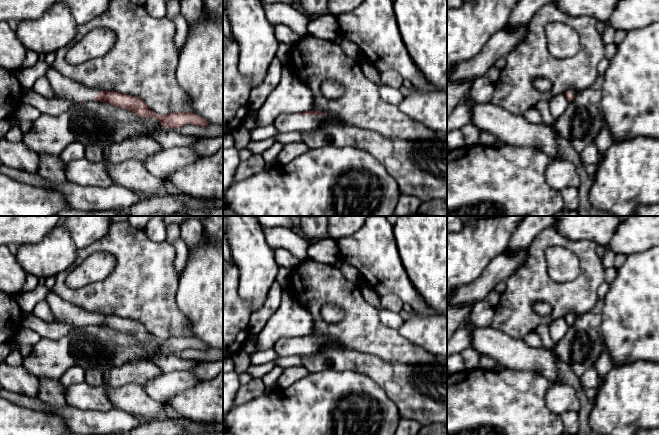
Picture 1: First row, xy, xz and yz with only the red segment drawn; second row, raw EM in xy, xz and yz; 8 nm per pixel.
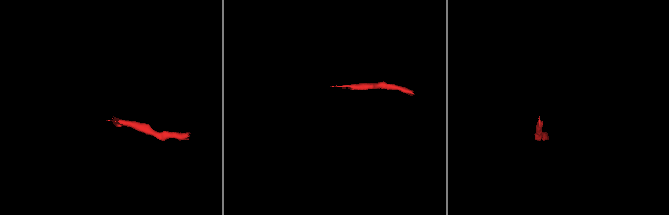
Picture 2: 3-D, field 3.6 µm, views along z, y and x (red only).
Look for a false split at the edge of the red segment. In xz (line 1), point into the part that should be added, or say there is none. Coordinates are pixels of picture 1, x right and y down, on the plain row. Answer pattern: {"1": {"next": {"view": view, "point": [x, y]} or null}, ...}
{"1": {"next": {"view": "xz", "point": [285, 347]}}}

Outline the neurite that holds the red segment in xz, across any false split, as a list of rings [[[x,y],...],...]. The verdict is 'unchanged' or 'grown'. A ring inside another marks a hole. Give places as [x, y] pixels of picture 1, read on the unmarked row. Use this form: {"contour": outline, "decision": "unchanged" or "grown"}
{"contour": [[[313,334],[304,337],[281,338],[275,342],[272,349],[278,357],[310,355],[316,352],[325,340],[325,337]]], "decision": "grown"}

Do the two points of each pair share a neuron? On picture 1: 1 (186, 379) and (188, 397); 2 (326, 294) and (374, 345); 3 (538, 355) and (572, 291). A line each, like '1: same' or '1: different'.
1: different
2: same
3: different

